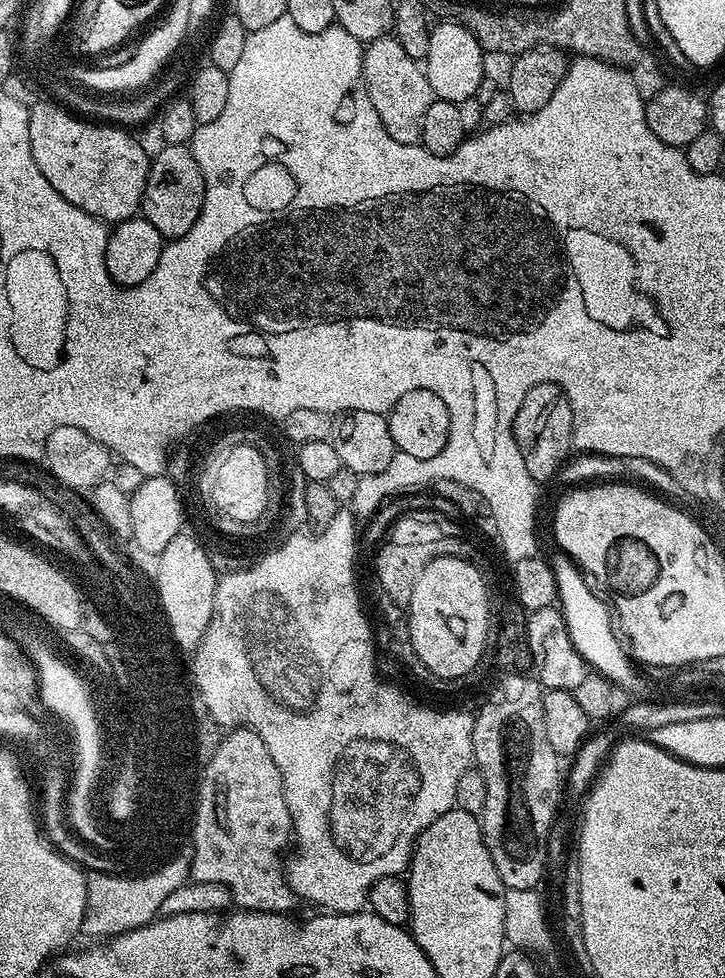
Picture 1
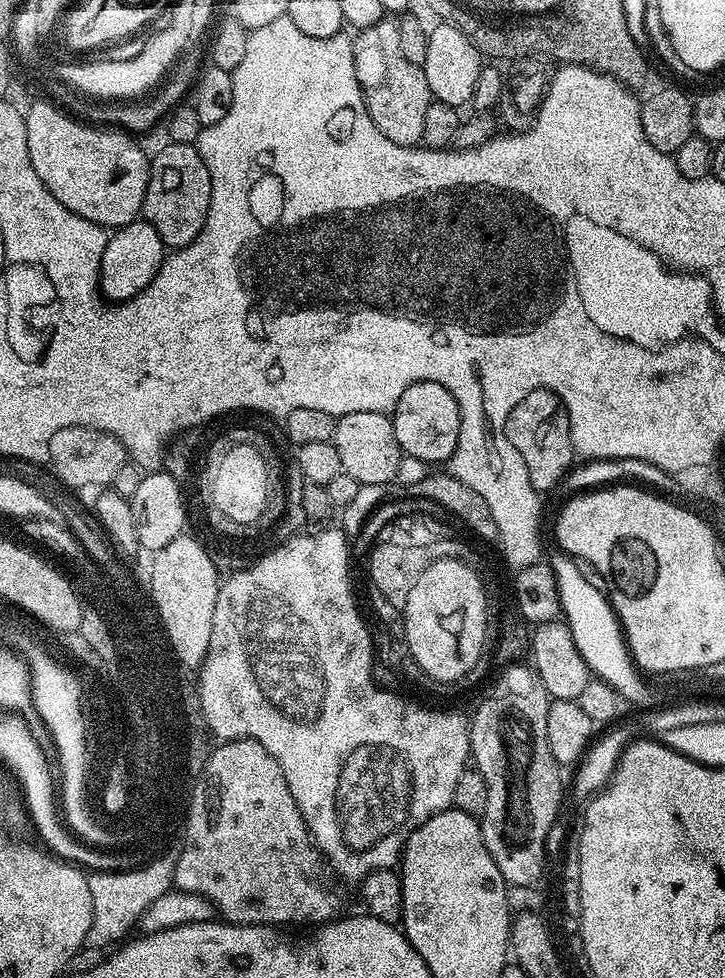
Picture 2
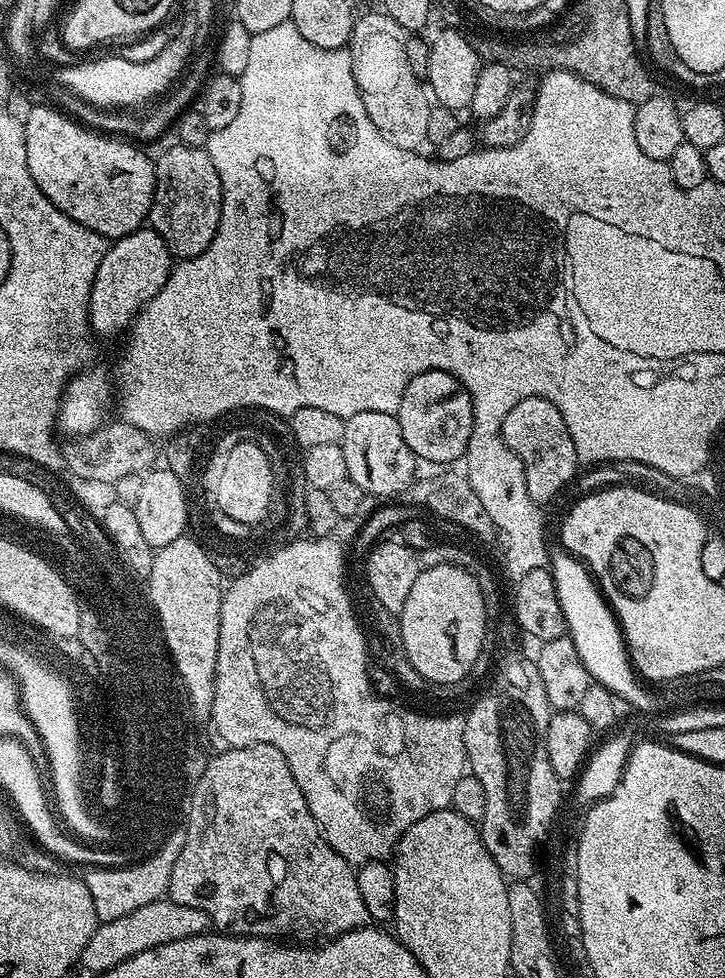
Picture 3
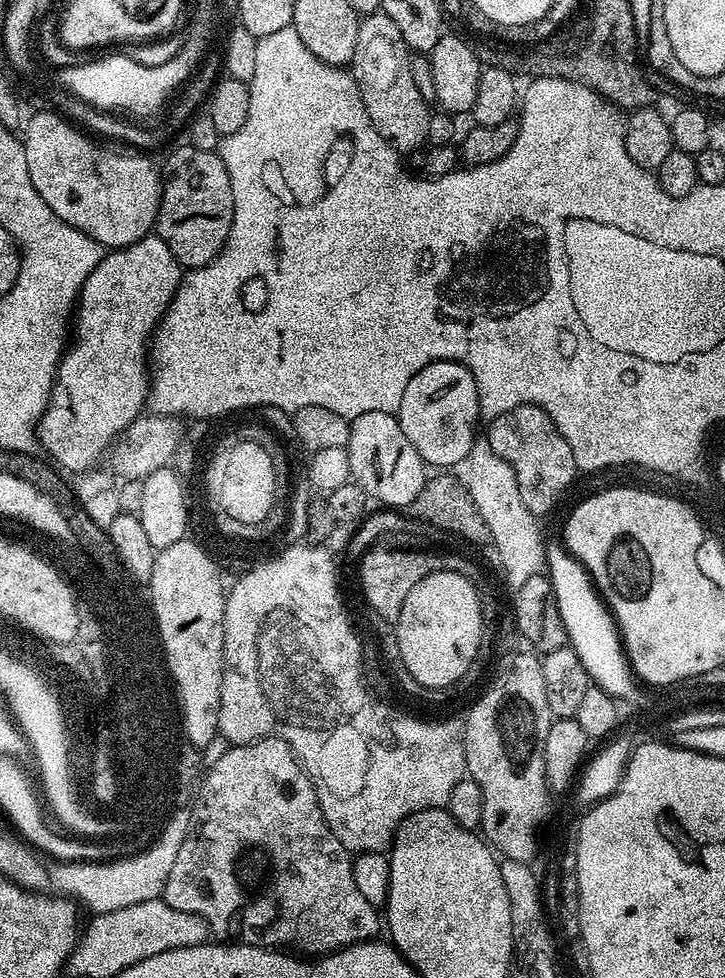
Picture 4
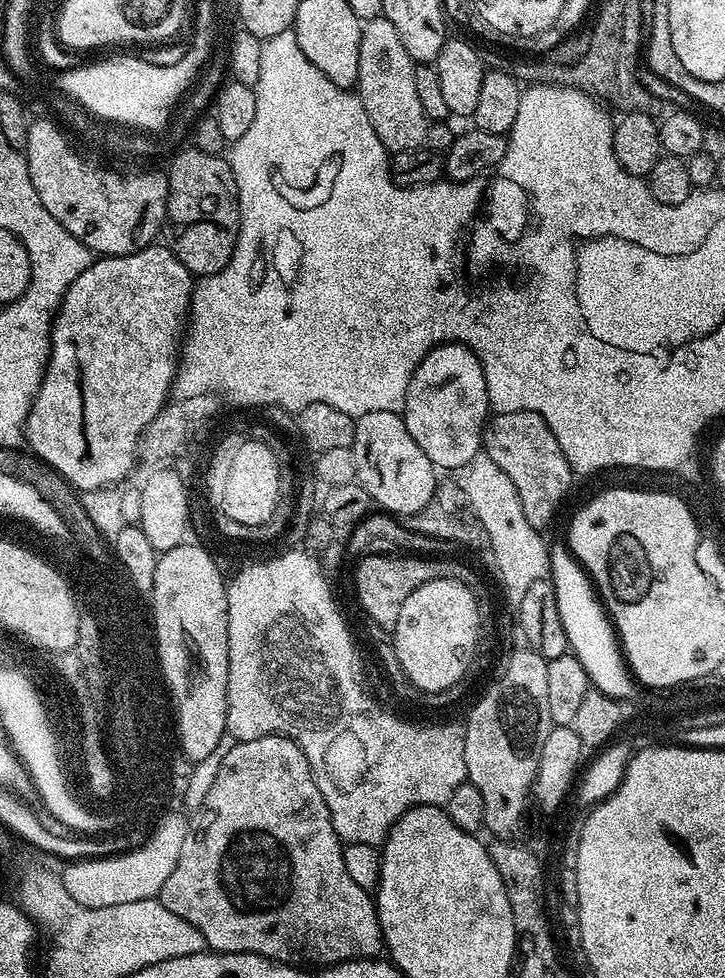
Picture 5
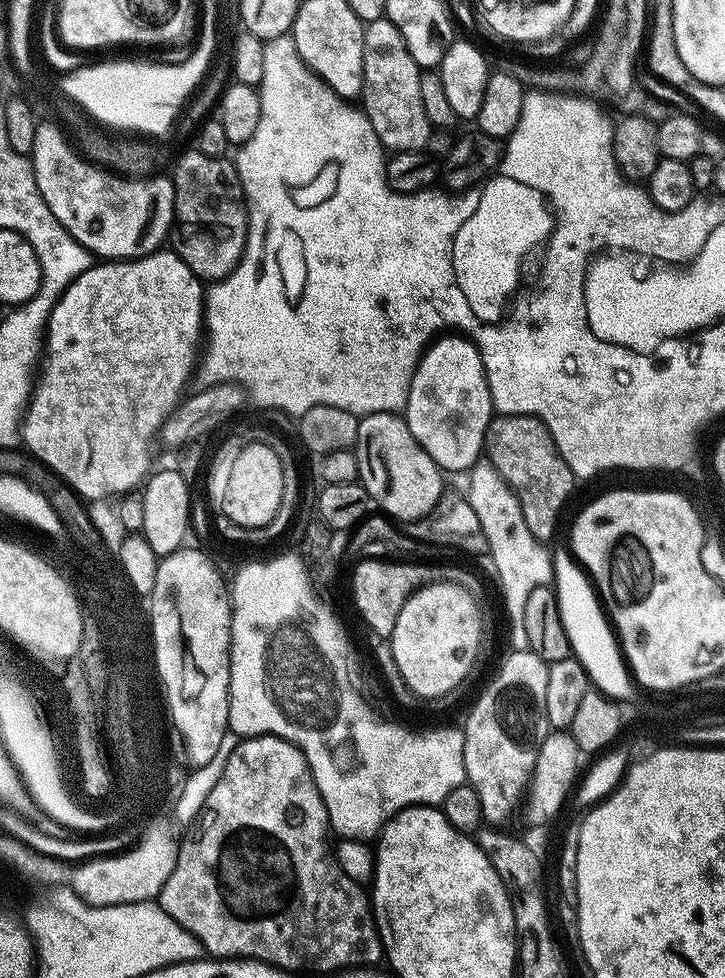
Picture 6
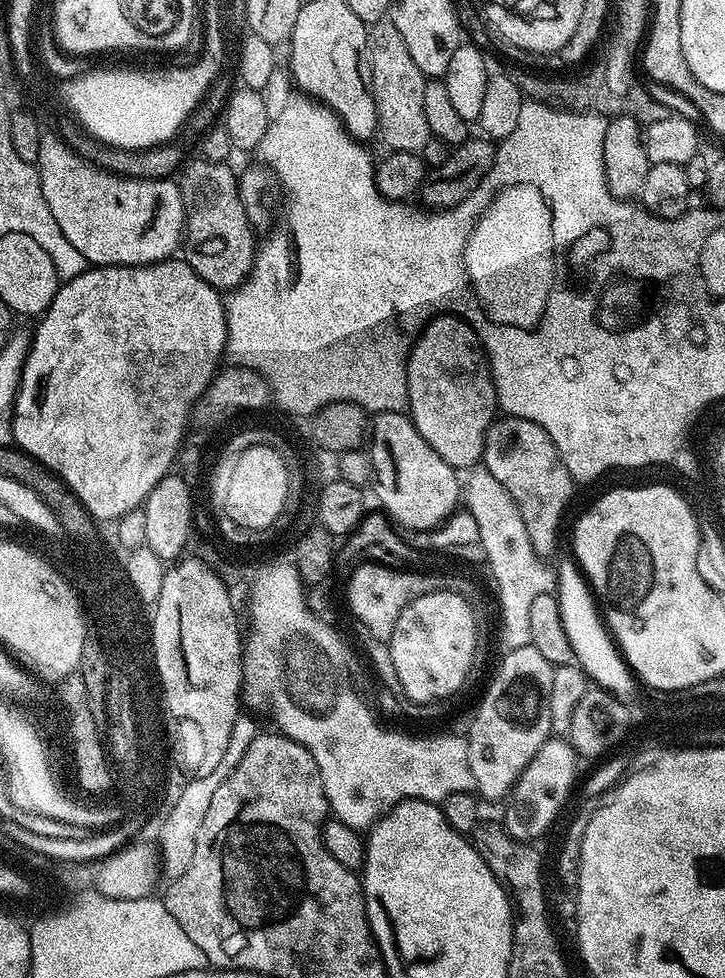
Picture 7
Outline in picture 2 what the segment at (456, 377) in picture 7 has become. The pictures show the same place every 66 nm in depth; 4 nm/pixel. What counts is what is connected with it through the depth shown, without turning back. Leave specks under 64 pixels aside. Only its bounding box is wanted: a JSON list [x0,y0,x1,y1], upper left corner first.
[390,382,460,466]

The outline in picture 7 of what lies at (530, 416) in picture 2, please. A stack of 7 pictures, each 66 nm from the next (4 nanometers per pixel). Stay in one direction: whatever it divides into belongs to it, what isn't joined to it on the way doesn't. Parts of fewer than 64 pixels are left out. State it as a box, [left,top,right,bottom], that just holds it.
[482,414,574,558]

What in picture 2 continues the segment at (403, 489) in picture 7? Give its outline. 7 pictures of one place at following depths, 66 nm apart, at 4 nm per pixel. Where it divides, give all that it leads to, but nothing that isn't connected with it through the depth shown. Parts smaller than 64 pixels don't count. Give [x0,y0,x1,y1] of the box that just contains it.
[332,412,402,486]

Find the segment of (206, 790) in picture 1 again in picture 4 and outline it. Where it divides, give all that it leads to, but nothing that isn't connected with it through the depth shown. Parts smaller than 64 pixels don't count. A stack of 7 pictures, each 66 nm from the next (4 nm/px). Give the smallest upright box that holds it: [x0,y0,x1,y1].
[162,736,382,958]

